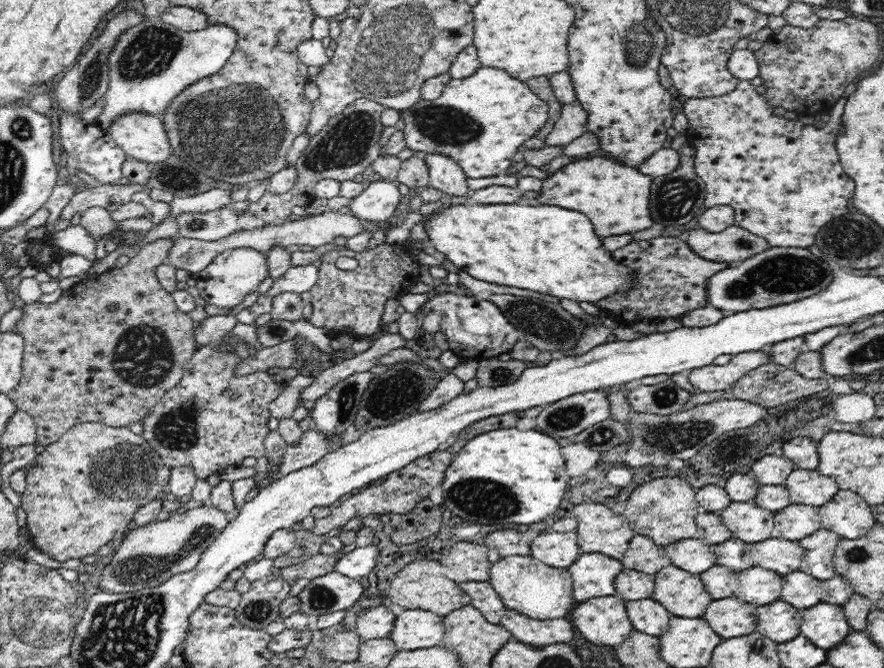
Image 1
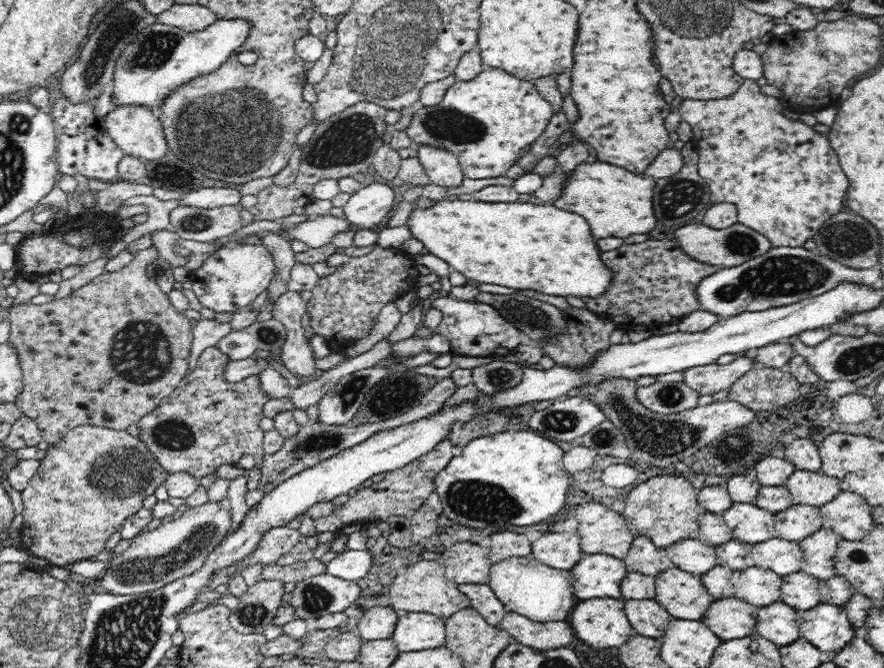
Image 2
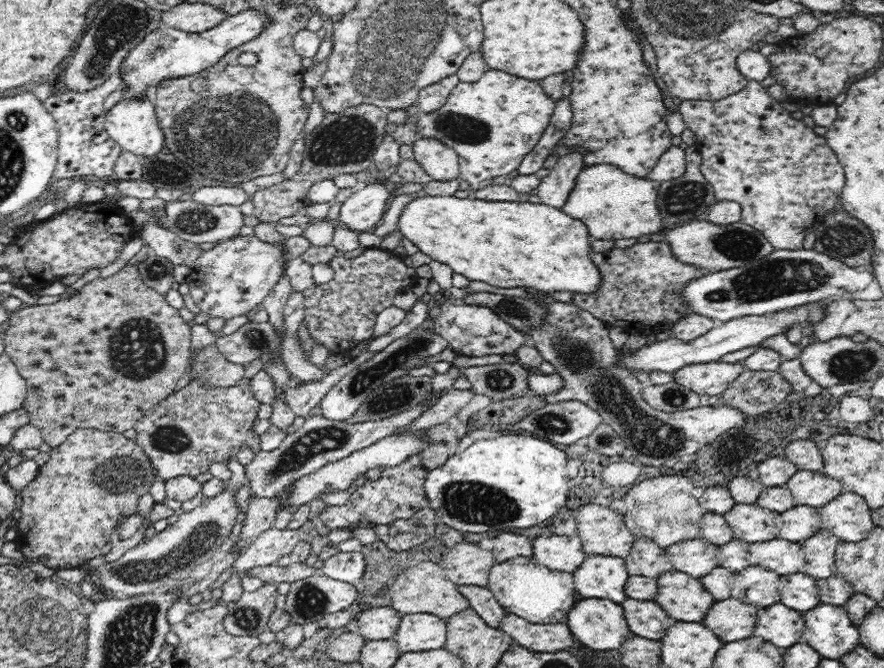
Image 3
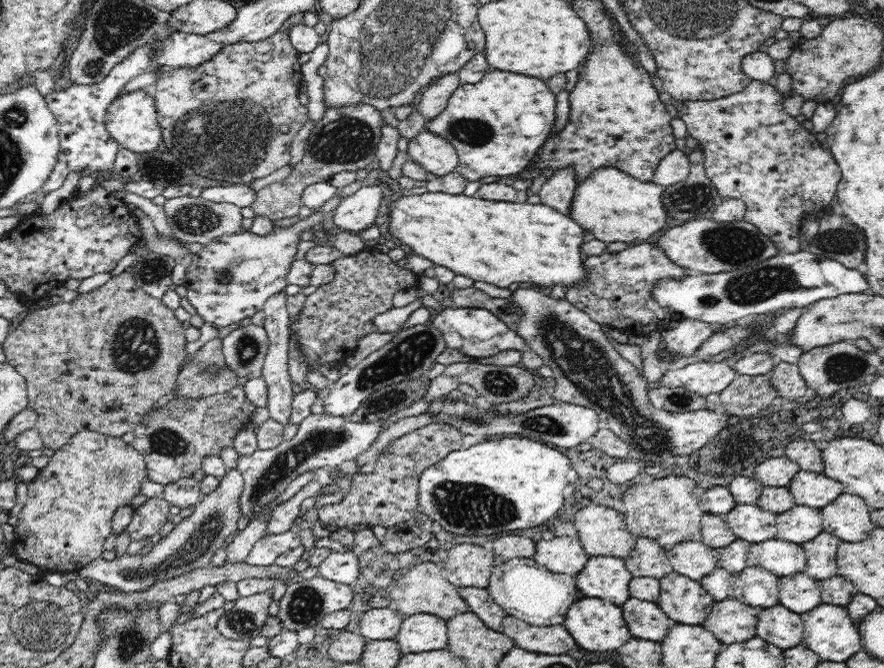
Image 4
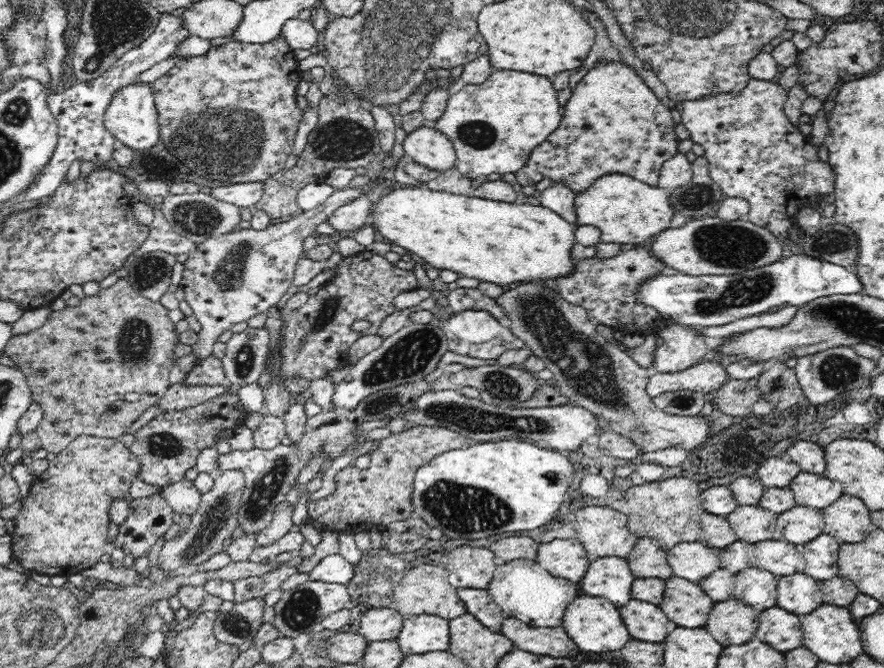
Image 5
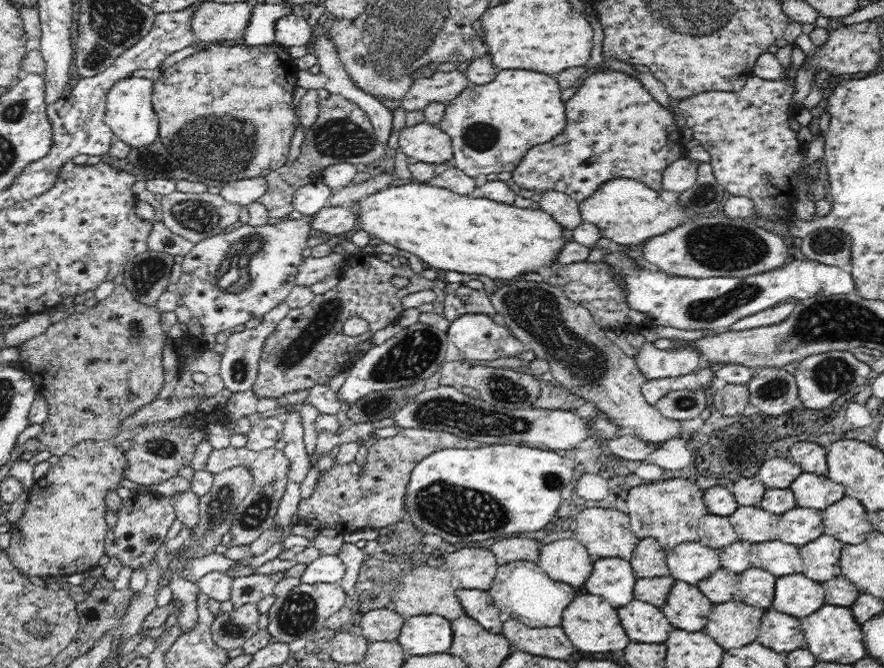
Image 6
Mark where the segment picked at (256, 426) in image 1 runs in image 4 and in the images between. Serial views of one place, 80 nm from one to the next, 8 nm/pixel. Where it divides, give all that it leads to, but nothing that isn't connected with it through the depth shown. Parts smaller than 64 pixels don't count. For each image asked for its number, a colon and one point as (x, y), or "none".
2: (205, 422)
3: (181, 436)
4: (174, 440)

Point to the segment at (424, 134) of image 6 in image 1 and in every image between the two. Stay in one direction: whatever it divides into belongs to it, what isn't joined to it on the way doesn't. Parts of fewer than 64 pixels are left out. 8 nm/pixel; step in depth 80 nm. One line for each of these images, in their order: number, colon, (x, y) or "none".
1: (444, 173)
2: (442, 166)
3: (440, 161)
4: (434, 153)
5: (425, 145)

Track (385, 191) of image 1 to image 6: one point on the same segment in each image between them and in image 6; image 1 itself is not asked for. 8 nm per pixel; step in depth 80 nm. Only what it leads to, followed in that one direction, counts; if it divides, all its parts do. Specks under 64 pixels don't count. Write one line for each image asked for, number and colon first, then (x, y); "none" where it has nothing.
2: (367, 207)
3: (360, 212)
4: (356, 212)
5: (353, 216)
6: (329, 221)

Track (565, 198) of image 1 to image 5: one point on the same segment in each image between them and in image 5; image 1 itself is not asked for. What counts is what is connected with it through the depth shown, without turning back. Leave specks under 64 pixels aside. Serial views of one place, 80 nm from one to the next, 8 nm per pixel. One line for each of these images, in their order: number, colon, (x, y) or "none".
2: (617, 203)
3: (613, 204)
4: (615, 207)
5: (626, 211)

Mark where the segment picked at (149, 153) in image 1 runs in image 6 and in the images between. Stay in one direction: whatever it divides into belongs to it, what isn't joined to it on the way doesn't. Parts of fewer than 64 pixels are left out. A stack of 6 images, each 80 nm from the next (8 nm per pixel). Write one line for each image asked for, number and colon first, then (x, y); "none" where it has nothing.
2: (137, 130)
3: (132, 122)
4: (131, 119)
5: (131, 116)
6: (129, 113)

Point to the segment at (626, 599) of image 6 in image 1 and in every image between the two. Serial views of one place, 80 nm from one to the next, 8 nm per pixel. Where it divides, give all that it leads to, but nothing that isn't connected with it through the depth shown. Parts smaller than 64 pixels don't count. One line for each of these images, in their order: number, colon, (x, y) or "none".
1: (594, 575)
2: (597, 575)
3: (600, 576)
4: (607, 577)
5: (610, 577)

